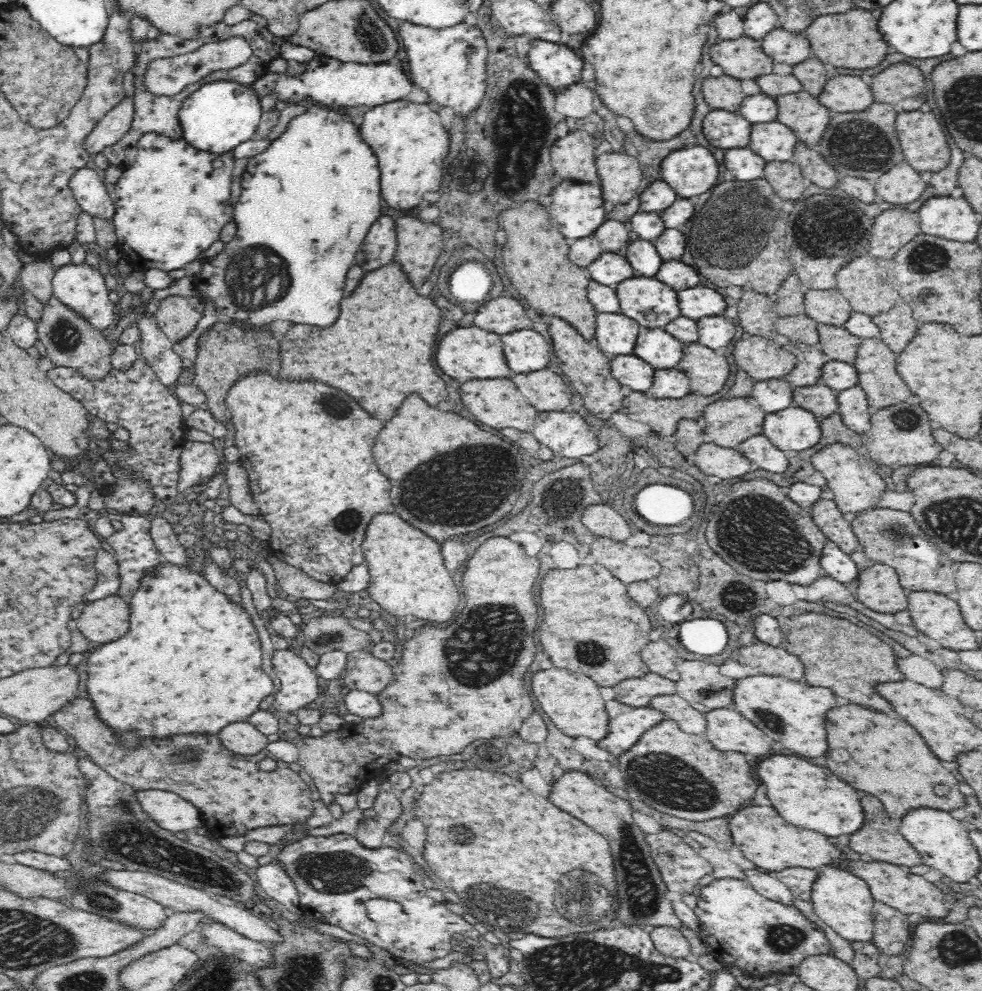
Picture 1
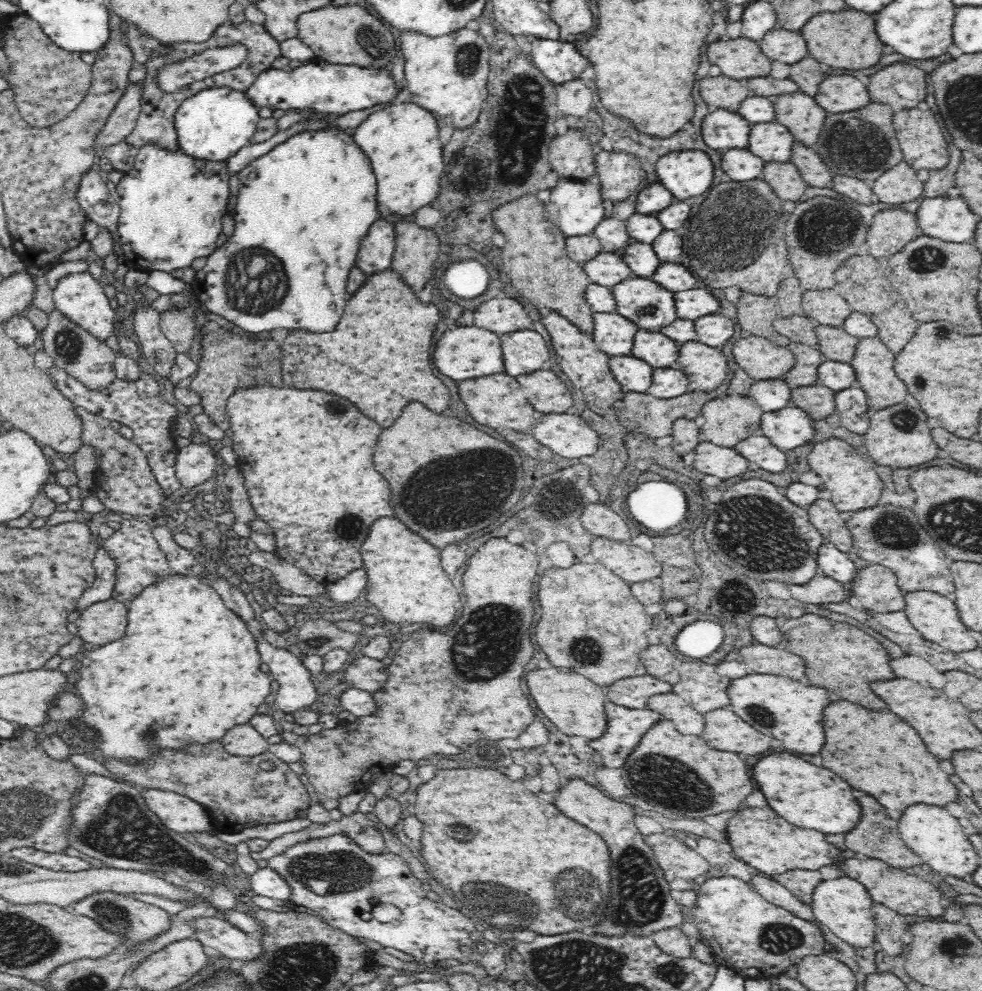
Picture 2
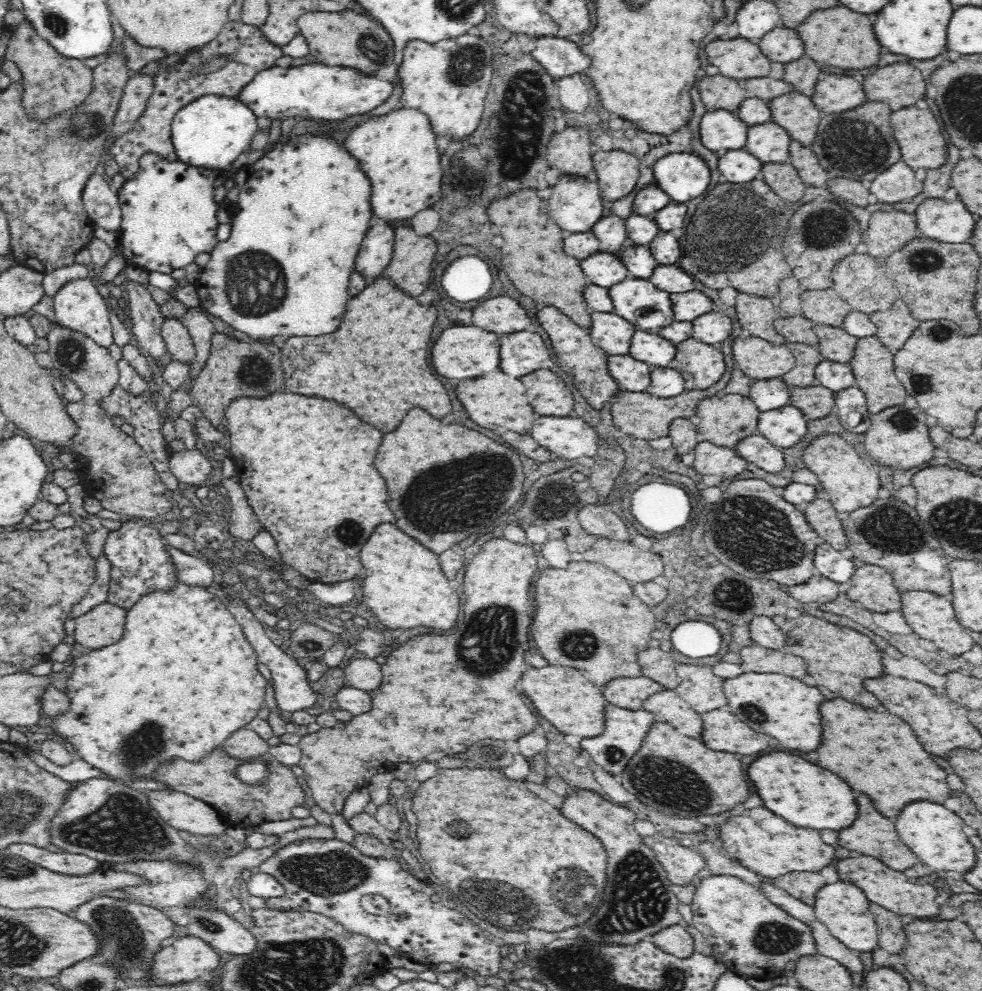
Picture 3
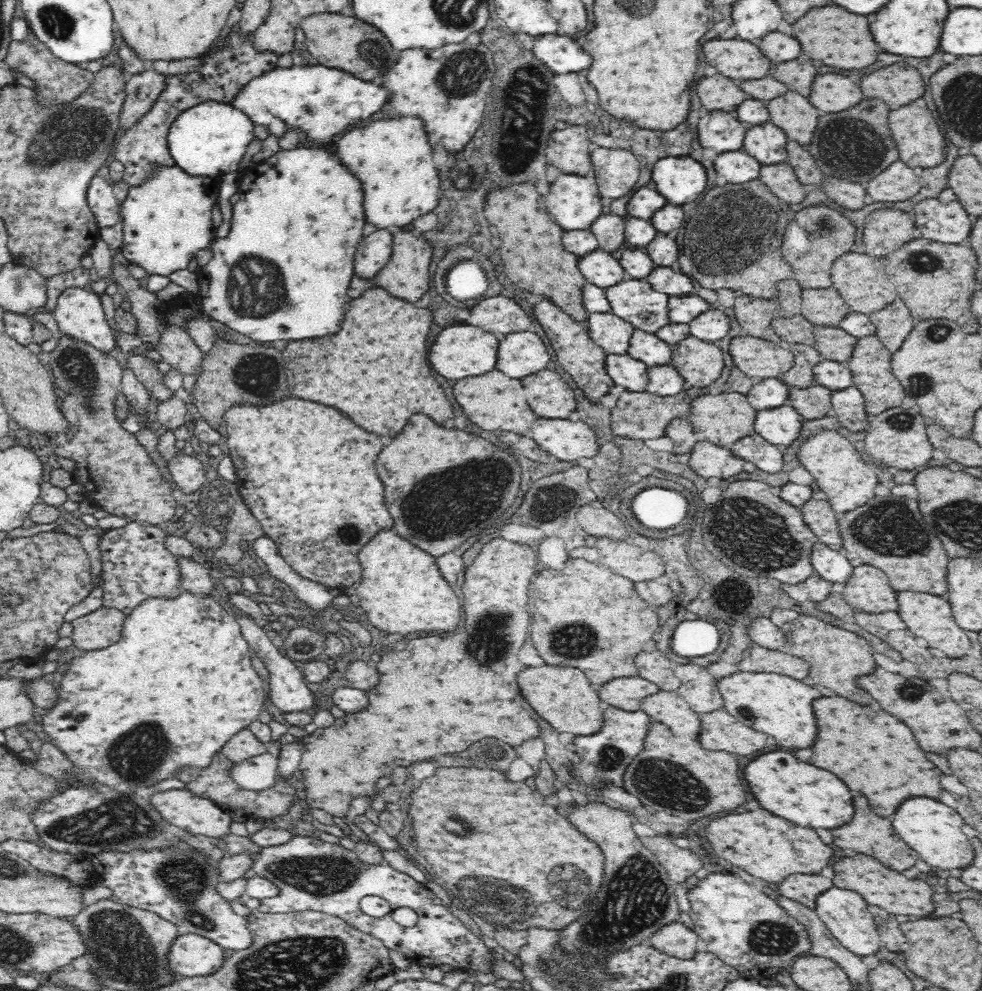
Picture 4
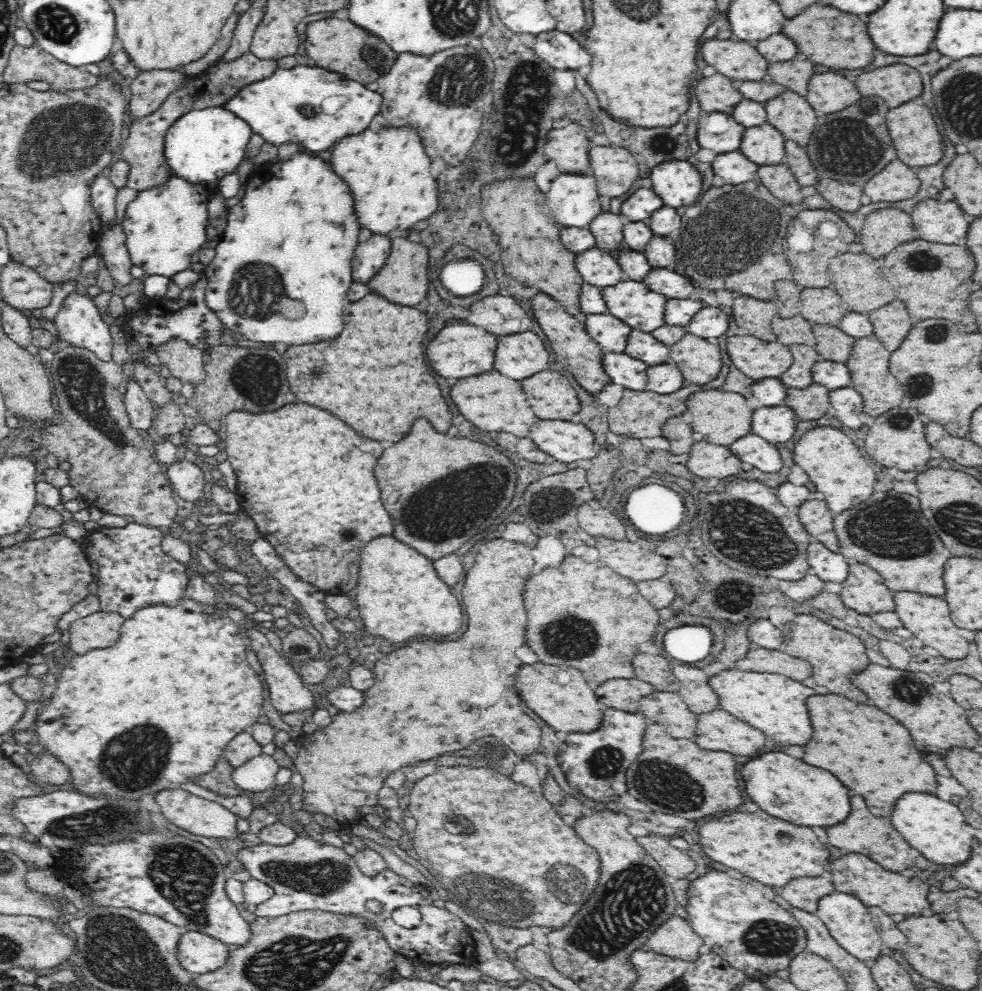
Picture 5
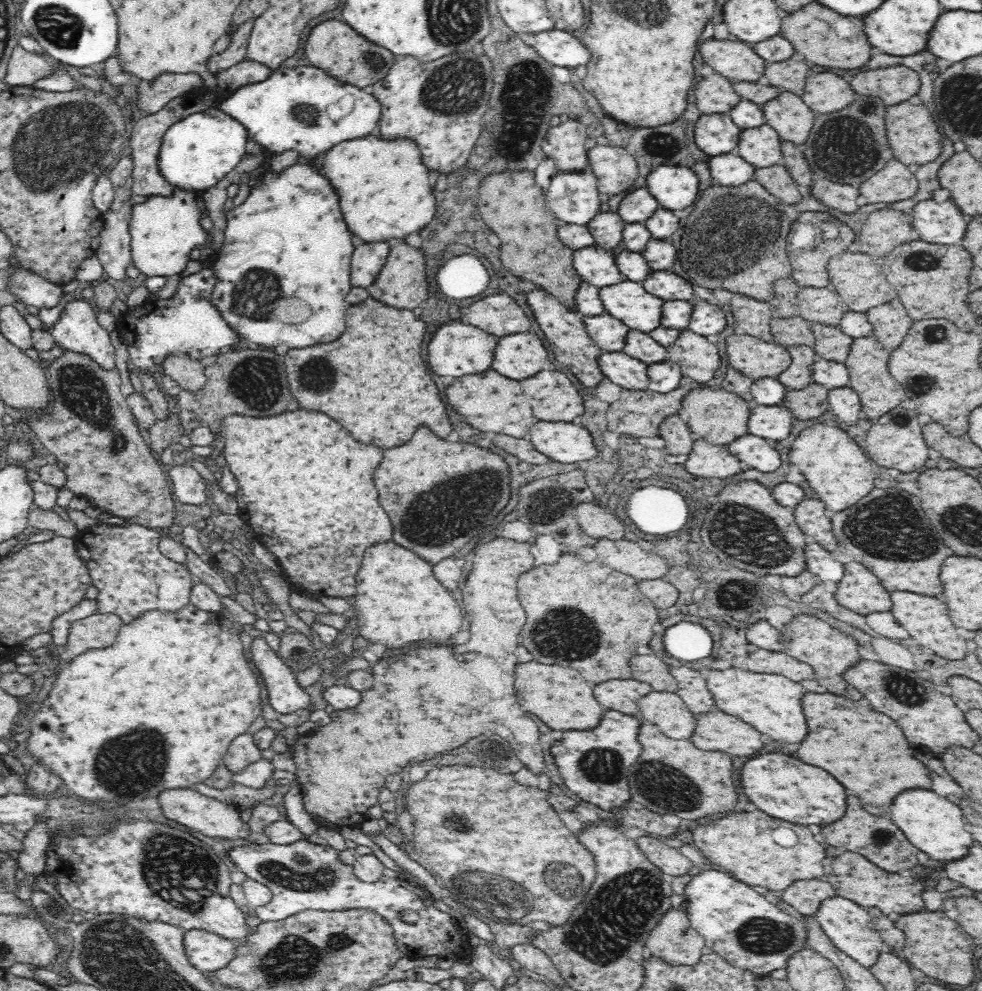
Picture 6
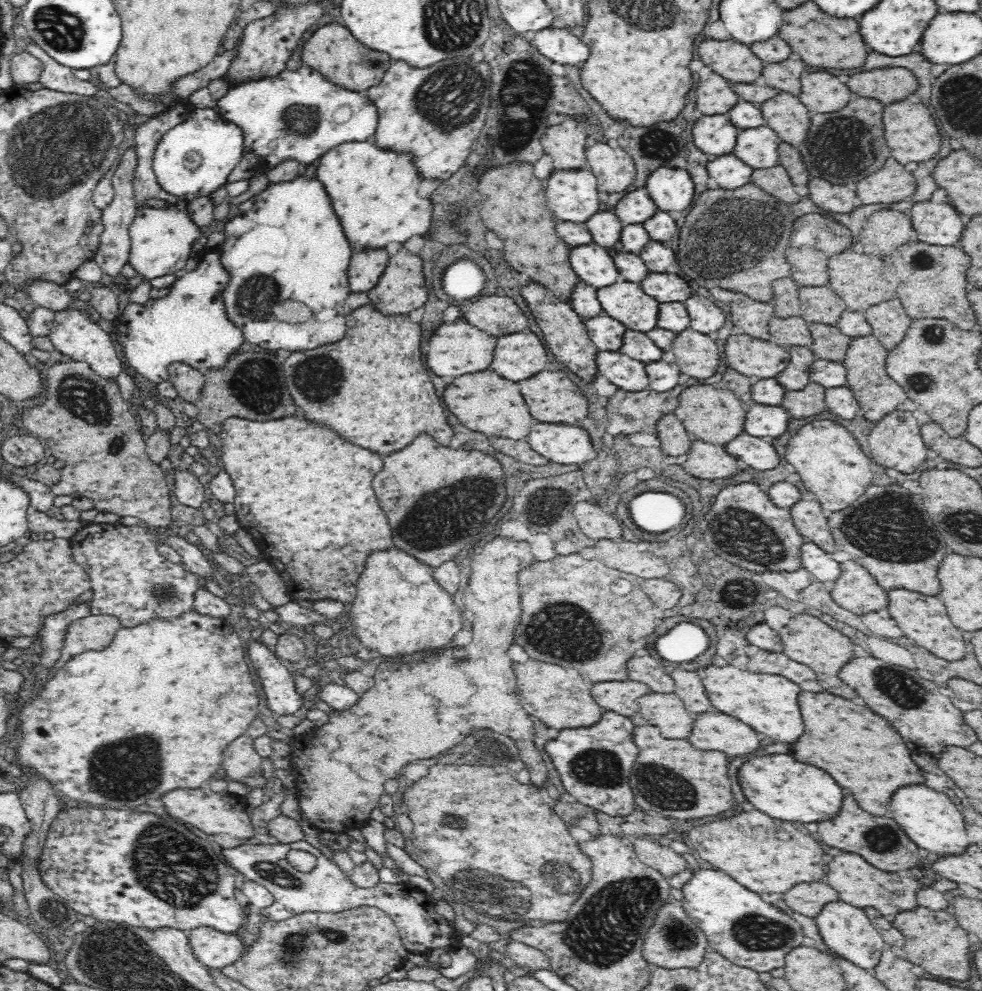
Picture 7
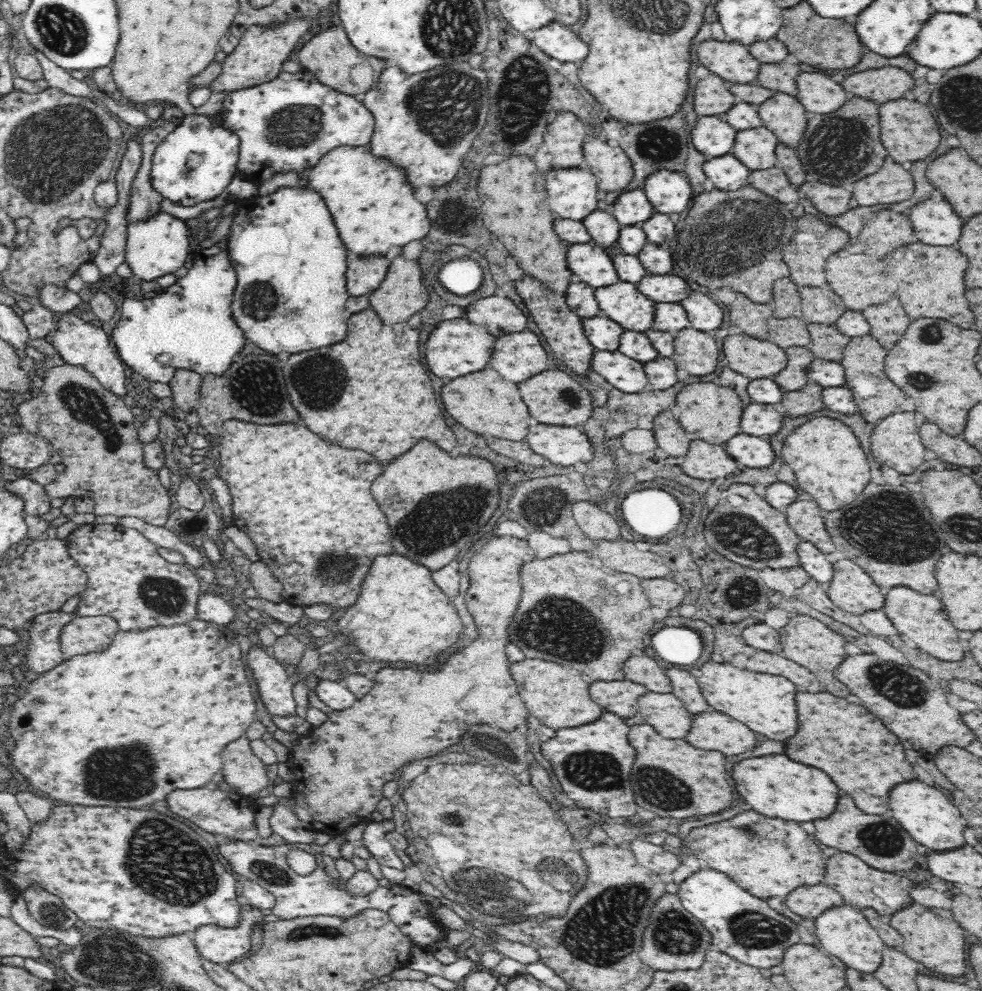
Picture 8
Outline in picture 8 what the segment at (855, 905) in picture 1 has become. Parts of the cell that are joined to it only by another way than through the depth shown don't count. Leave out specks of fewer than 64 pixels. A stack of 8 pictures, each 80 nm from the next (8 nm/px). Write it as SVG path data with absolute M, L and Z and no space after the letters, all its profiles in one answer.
M844 902L827 908L820 916L814 919L818 942L827 954L838 958L850 969L860 972L874 973L882 963L882 954L886 943L880 933L869 924L862 910L855 909Z

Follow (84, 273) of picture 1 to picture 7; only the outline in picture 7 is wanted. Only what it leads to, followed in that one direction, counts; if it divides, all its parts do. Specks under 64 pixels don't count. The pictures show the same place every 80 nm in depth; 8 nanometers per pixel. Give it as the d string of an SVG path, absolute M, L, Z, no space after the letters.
M89 306L85 310L78 308L66 308L56 313L57 324L52 327L50 340L55 346L55 350L65 357L86 361L92 365L94 371L100 373L102 377L116 377L121 372L121 361L118 357L119 347L104 331L98 322L92 322L88 316Z

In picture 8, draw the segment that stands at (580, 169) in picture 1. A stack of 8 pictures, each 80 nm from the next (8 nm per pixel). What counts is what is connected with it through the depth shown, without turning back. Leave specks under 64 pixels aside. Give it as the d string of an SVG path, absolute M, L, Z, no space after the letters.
M564 112L544 132L544 146L552 154L554 168L576 168L584 162L586 127L572 112Z

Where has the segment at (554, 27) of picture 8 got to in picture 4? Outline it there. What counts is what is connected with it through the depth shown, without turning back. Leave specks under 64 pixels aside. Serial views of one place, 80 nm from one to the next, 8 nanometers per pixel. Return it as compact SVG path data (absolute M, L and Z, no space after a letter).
M541 35L534 40L533 53L554 72L565 75L590 68L592 58L574 42L573 37Z

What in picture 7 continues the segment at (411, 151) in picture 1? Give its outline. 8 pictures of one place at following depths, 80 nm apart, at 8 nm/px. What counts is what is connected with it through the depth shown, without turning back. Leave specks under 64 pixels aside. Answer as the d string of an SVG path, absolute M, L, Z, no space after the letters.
M372 139L339 144L321 156L318 176L326 180L346 236L358 242L358 248L378 248L388 242L393 248L430 228L434 205L432 199L420 196L424 177L410 152L386 150Z

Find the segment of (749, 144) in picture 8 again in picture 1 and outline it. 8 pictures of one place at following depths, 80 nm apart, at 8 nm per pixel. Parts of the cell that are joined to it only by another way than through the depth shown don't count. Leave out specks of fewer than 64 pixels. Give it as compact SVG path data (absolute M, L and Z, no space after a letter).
M764 122L753 126L749 146L752 151L758 152L758 155L768 162L792 160L799 138L788 125L784 126L784 123L780 122Z

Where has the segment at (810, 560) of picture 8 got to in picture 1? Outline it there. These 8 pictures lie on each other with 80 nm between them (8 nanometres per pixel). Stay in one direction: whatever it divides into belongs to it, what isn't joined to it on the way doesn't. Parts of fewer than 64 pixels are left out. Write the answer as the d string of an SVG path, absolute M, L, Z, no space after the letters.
M829 541L823 548L822 558L820 560L823 574L830 575L838 582L853 586L857 576L858 568L854 561L850 559L848 553L845 553L835 542Z

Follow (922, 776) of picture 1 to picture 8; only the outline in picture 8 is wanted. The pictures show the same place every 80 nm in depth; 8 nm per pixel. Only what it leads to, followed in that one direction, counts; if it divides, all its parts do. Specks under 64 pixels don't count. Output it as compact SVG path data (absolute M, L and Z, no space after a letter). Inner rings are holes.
M798 692L796 704L800 714L800 730L794 740L786 742L786 754L802 764L822 768L828 776L832 776L840 790L854 796L862 812L884 814L888 810L890 790L898 784L916 780L916 772L904 756L900 738L864 706L848 704L828 692ZM850 740L858 742L848 744Z

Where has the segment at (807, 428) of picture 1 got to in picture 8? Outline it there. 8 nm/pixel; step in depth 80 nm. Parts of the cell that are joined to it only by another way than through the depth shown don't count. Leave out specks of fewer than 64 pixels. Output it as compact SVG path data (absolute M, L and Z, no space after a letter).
M749 404L744 408L741 420L742 433L768 438L780 432L784 424L784 414L772 404Z

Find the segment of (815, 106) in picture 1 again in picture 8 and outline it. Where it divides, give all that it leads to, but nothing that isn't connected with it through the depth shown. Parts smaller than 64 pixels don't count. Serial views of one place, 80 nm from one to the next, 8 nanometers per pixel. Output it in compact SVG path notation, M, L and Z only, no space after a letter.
M780 92L760 104L758 112L762 116L764 126L778 136L780 143L797 148L806 132L808 118L806 108L794 96Z

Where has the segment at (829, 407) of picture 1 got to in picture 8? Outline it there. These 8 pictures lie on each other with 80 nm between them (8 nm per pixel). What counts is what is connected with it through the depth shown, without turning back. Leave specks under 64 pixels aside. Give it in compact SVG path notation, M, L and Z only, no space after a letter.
M808 382L802 390L784 391L781 403L790 417L806 416L825 408L822 392L819 384Z

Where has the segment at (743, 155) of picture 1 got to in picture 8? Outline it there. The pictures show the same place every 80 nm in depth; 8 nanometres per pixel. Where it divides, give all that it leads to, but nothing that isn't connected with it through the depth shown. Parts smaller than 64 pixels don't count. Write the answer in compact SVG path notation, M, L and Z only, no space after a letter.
M728 154L708 159L704 163L704 172L716 189L735 191L749 184L751 170L734 155Z

